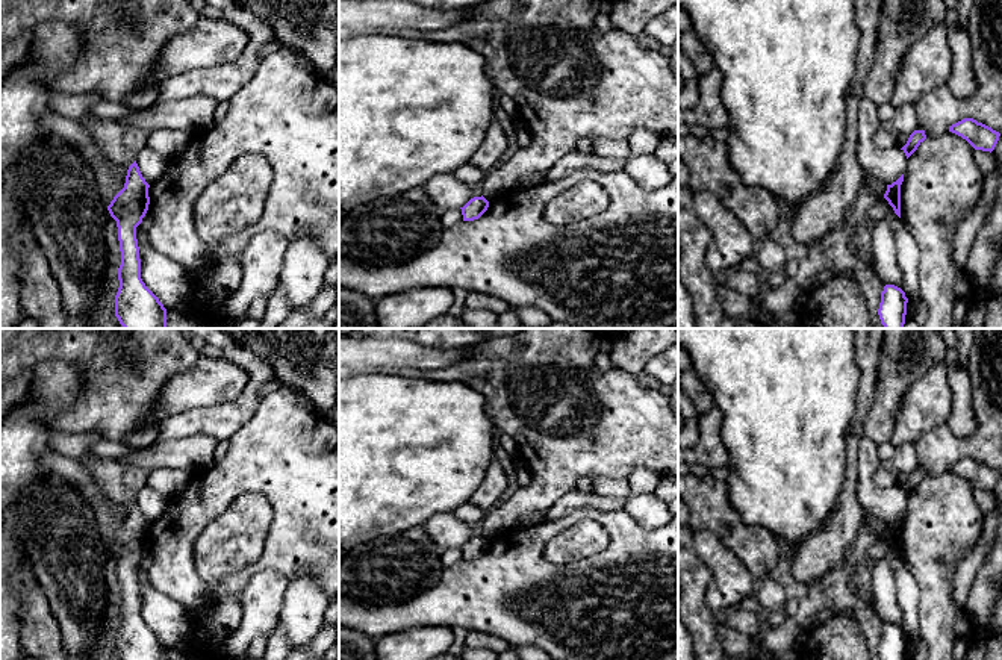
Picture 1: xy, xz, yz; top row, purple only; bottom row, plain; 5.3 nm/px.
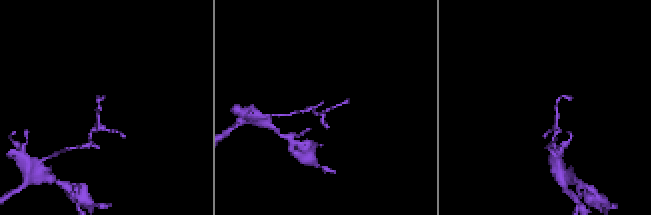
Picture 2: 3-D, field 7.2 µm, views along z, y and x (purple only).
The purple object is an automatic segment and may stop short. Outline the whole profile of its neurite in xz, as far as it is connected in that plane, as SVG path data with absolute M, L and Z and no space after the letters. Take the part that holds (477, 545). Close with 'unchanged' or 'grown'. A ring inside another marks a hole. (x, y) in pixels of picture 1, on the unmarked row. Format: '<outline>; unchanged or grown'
M481 536L471 537L462 548L463 560L478 559L489 546L489 540Z; unchanged

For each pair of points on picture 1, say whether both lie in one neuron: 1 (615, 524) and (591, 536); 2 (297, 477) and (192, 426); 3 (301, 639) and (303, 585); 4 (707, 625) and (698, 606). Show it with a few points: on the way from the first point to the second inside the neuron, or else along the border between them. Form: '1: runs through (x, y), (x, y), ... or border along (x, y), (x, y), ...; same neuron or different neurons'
1: border along (571, 524), (594, 519), (606, 530), (610, 544); different neurons
2: border along (253, 414), (229, 439); different neurons
3: runs through (301, 625), (303, 598); same neuron
4: runs through (703, 621), (698, 616), (698, 610); same neuron

